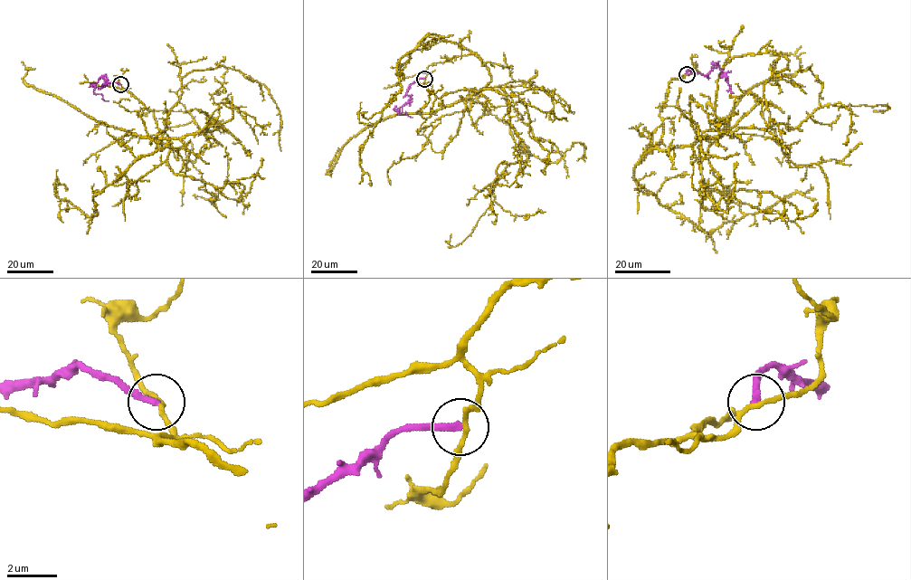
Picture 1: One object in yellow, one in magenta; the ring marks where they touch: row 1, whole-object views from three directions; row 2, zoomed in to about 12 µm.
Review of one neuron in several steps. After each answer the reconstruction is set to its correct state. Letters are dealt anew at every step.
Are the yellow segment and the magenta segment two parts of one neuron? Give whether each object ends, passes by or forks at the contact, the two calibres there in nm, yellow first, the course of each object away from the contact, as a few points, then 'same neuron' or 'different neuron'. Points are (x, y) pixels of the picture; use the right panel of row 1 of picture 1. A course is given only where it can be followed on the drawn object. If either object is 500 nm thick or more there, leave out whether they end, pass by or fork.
yellow passes by; magenta ends there; 180 nm thick on the yellow side, 280 nm on the other; yellow runs (687, 74), (669, 83), (658, 147), (723, 133), (723, 66), (773, 52), (788, 68), (763, 95), (786, 153); magenta runs (687, 74), (689, 70), (707, 75), (717, 65), (727, 78), (734, 93); different neuron

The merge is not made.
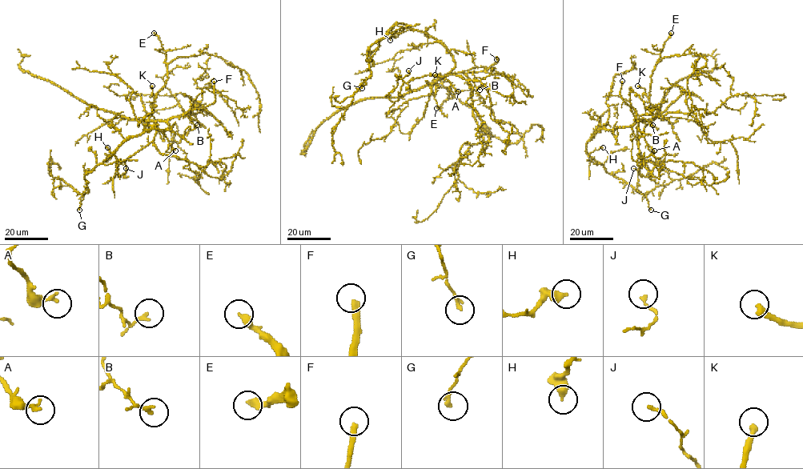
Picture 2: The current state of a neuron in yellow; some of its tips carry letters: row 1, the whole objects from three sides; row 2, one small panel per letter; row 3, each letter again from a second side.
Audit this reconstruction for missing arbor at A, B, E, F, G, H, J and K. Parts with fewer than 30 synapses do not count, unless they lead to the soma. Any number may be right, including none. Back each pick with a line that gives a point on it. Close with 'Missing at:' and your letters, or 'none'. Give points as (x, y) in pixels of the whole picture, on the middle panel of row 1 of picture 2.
E: (436, 108)
F: (496, 59)
K: (435, 74)
Missing at: E, F, K

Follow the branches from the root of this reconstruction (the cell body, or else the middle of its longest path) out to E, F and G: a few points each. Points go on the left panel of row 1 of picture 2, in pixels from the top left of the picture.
E: (169, 125), (150, 119), (155, 94), (167, 78), (165, 50), (154, 33)
F: (169, 125), (168, 119), (210, 104), (215, 99), (214, 81)
G: (169, 125), (172, 126), (150, 129), (129, 137), (90, 171), (85, 176), (88, 191), (82, 195), (79, 210)

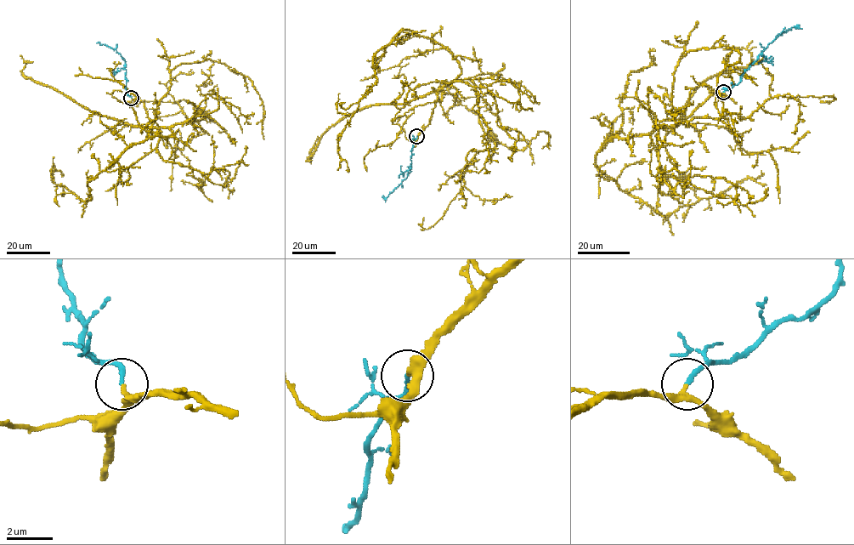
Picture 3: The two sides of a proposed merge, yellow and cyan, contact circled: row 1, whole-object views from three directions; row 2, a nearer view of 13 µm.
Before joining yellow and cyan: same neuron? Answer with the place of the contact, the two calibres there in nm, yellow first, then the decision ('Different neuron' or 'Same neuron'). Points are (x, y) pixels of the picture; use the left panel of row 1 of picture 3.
Place: (131, 98). Thickness 260 nm (yellow) against 190 nm. Same neuron

